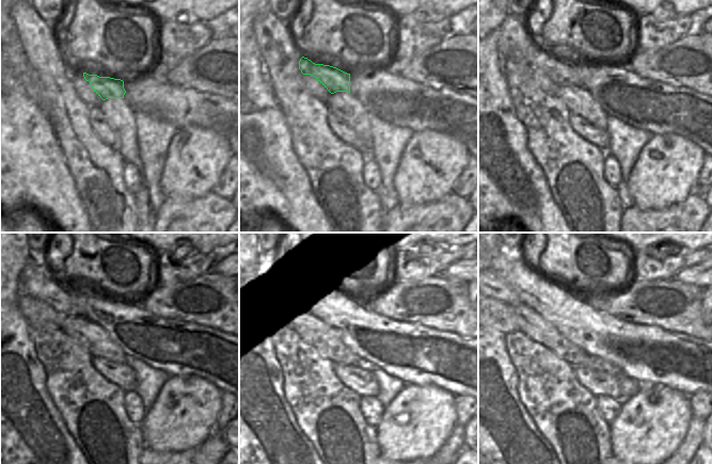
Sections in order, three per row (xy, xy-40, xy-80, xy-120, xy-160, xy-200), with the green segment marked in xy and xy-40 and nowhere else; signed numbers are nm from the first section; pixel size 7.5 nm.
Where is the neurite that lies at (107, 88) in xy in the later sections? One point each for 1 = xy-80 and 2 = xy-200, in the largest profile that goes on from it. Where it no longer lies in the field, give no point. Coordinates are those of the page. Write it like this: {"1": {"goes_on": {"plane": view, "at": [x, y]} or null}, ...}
{"1": {"goes_on": {"plane": "xy-80", "at": [562, 72]}}, "2": {"goes_on": {"plane": "xy-200", "at": [500, 290]}}}

